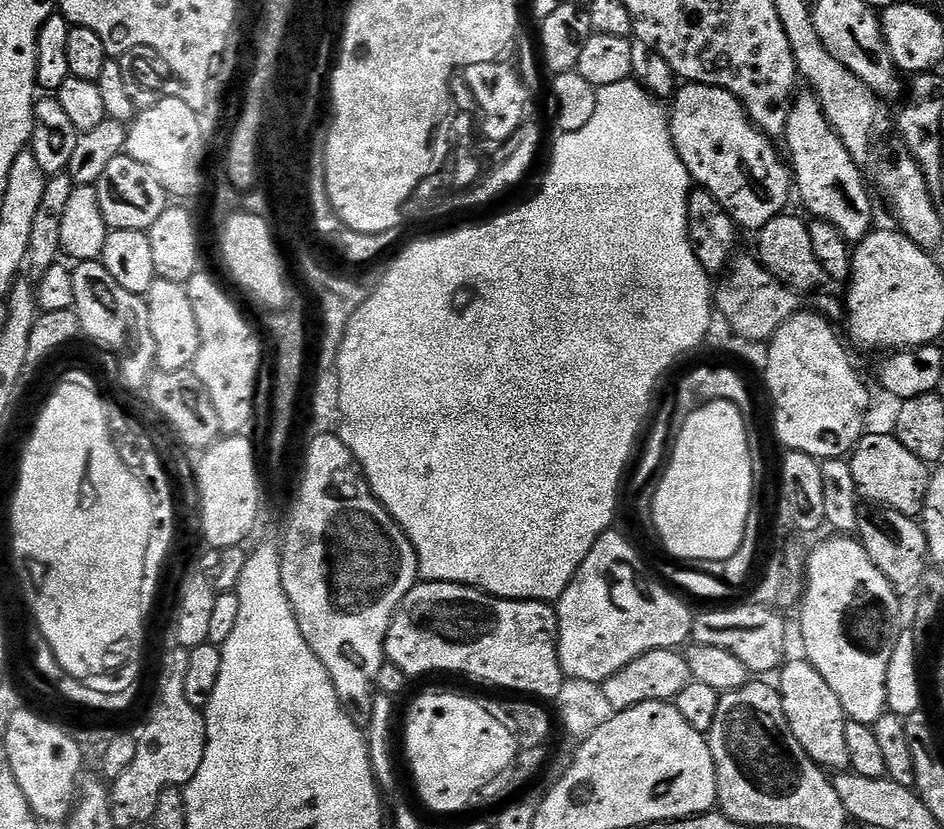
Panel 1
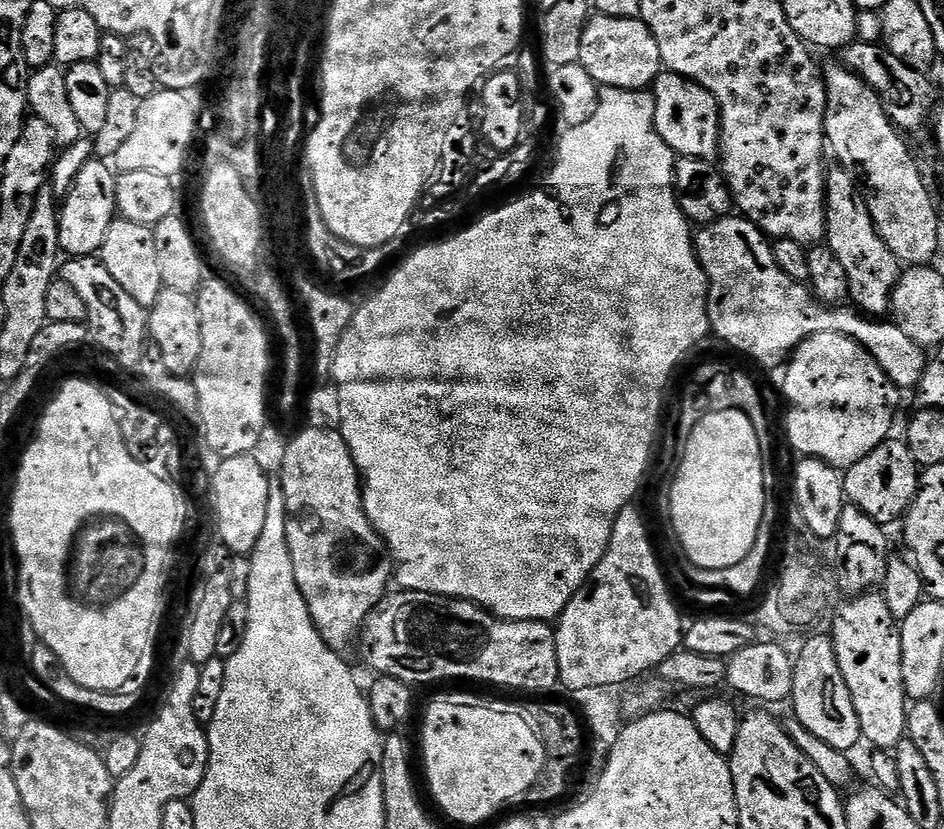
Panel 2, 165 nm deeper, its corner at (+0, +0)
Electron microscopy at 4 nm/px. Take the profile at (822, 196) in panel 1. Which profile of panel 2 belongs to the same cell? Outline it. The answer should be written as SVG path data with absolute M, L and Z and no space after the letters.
M843 170L829 171L826 176L828 198L828 227L826 229L826 246L842 262L848 279L848 295L851 303L861 313L872 318L884 318L893 307L893 293L902 275L902 262L882 242L870 218L870 210L866 206L864 196L858 191L857 181Z

